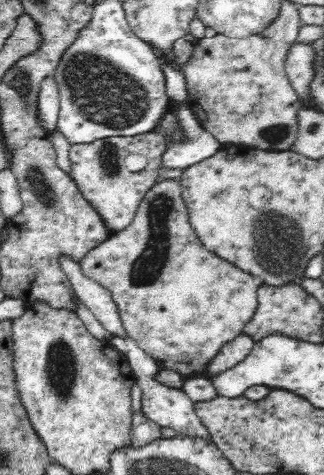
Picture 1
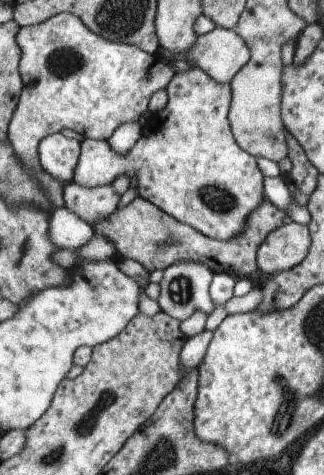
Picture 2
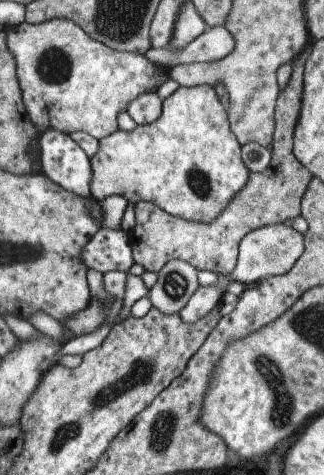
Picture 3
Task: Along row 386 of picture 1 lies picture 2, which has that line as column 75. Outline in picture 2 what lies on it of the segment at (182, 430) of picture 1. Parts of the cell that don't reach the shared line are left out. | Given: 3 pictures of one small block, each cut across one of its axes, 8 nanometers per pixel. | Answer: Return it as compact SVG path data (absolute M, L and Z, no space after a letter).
M51 134L39 142L39 162L43 170L63 186L73 186L73 172L81 156L81 142Z

